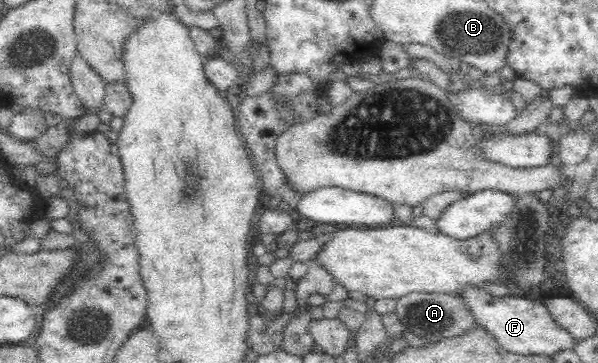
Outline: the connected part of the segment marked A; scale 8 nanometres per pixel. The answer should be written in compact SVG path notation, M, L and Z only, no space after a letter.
M409 292L397 299L395 313L402 321L402 332L406 334L406 329L414 332L418 338L424 338L429 343L437 343L442 339L457 337L475 330L479 326L479 321L467 307L467 300L459 295L448 293L421 293Z

